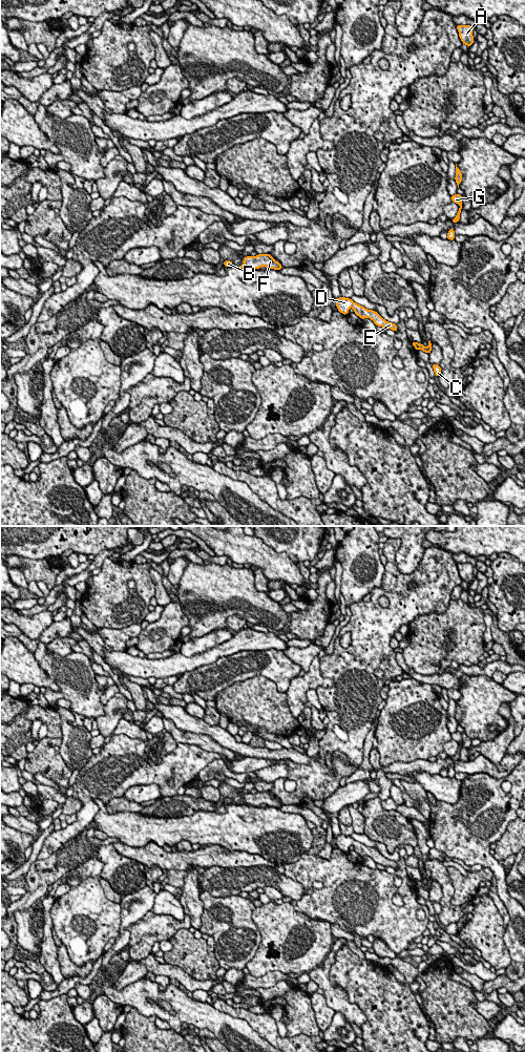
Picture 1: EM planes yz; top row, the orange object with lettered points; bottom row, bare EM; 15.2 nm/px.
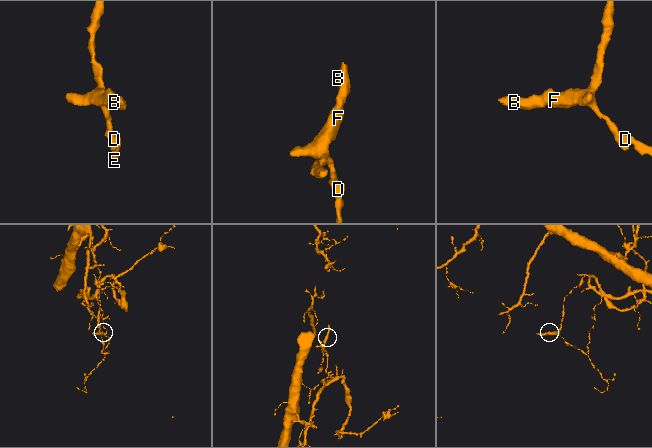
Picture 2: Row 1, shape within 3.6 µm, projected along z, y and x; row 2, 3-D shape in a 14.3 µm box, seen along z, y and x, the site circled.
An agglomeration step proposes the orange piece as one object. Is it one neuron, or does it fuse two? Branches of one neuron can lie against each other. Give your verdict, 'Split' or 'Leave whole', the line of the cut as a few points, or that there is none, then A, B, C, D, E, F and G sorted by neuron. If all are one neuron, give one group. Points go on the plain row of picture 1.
Split. Split along yz (414, 880), (415, 883). Groups: A C G / B D E F

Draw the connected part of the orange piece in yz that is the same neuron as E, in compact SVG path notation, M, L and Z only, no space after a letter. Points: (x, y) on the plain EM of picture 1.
M339 835L335 836L337 847L343 853L349 851L351 845L354 846L354 850L359 854L361 857L370 856L378 864L383 866L391 866L393 868L398 868L397 862L392 861L383 857L377 849L373 847L368 847L364 844L354 840L351 836Z

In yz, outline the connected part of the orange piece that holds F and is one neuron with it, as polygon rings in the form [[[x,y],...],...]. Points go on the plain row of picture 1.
[[[257,792],[256,794],[247,794],[243,797],[244,802],[238,805],[252,805],[252,806],[260,806],[261,804],[266,804],[267,806],[280,807],[284,804],[268,792]]]

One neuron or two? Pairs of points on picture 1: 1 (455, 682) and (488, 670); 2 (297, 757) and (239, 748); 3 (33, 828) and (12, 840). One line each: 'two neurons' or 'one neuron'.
1: one neuron
2: one neuron
3: two neurons

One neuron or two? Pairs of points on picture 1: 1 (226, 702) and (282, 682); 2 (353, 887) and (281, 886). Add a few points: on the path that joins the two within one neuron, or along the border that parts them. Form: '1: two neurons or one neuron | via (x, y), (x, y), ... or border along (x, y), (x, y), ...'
1: two neurons | border along (251, 678), (265, 676), (285, 692)
2: two neurons | border along (285, 874), (306, 889), (310, 888), (312, 892)

